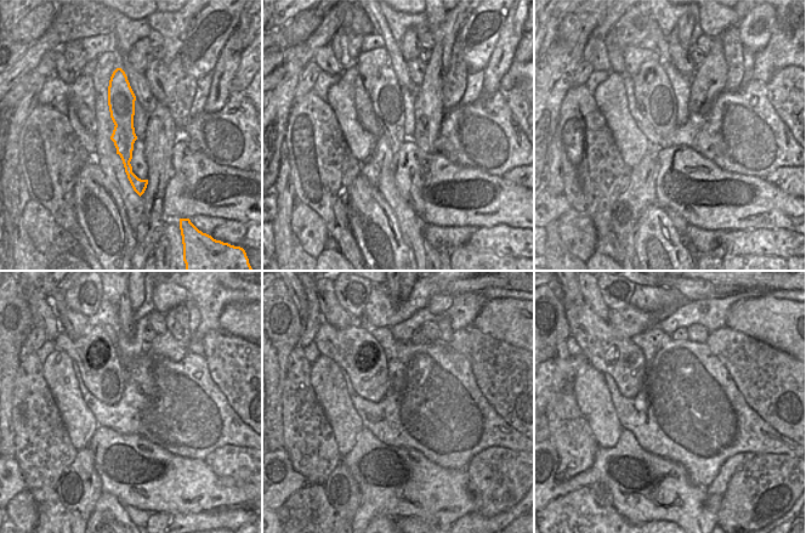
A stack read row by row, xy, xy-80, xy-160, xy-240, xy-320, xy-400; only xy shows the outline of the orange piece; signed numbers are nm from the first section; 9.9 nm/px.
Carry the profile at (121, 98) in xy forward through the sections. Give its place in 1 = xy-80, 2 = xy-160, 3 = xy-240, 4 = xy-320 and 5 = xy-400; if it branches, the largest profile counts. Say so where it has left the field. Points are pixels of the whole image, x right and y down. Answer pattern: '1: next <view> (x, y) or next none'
1: next xy-80 (386, 96)
2: next xy-160 (652, 89)
3: next xy-240 (103, 374)
4: next xy-320 (355, 349)
5: next xy-400 (607, 350)

